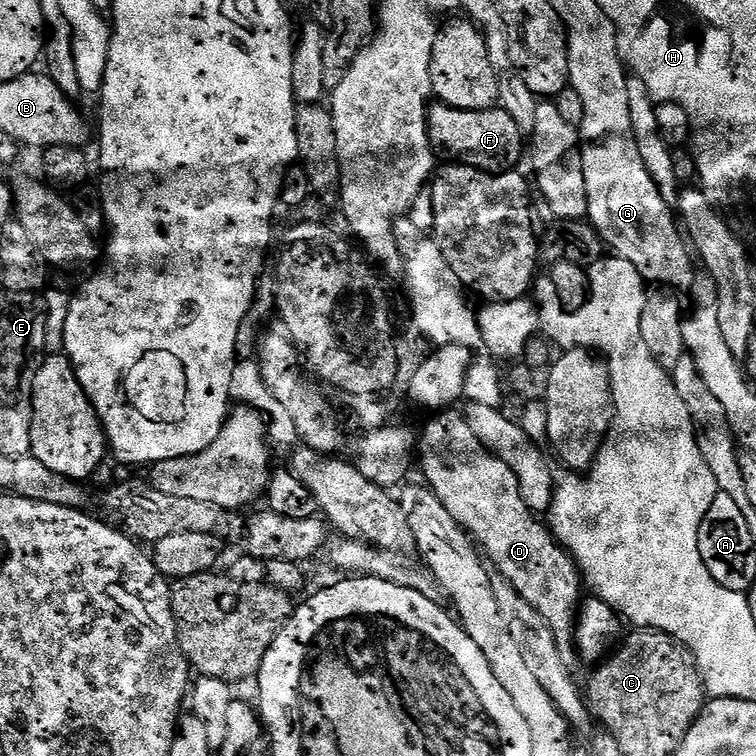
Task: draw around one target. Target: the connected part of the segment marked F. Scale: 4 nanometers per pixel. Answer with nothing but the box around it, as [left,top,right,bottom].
[428,104,526,172]

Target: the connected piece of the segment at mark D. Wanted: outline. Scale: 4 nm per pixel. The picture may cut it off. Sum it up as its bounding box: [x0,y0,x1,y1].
[418,410,582,670]

